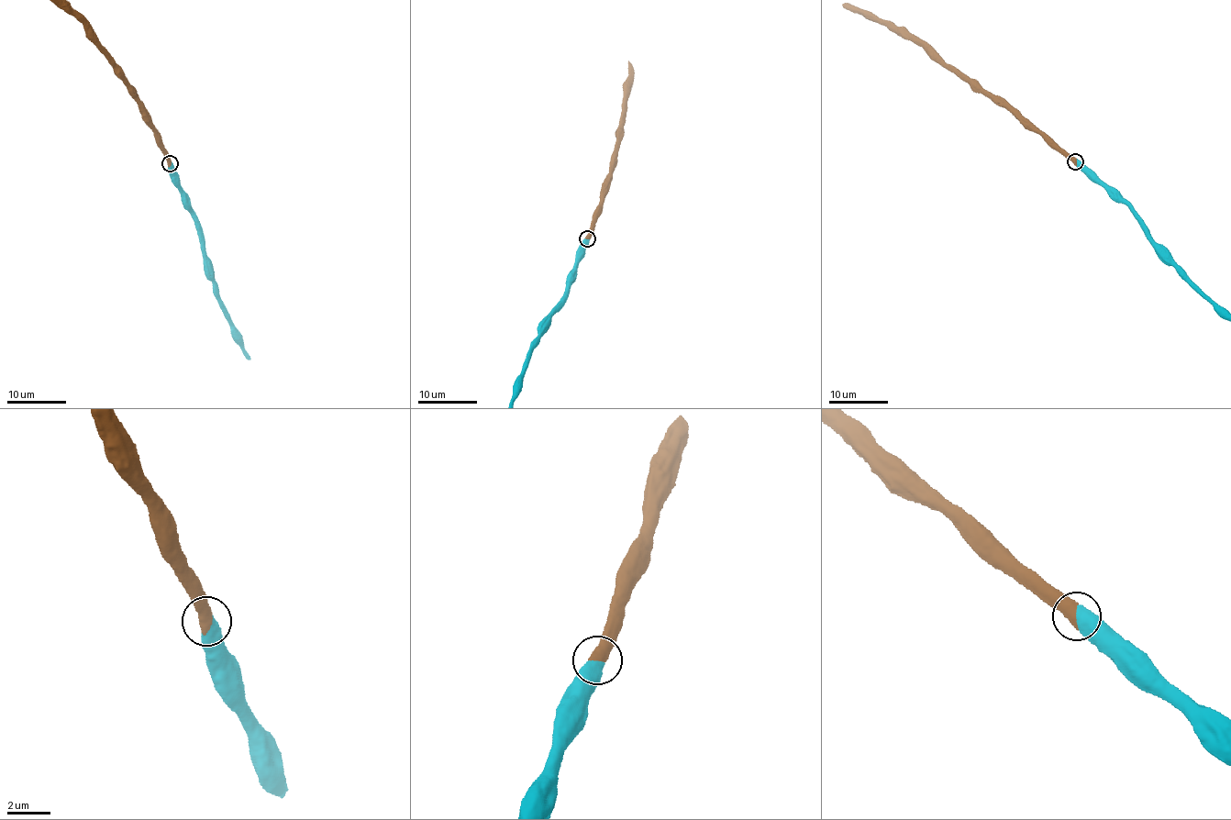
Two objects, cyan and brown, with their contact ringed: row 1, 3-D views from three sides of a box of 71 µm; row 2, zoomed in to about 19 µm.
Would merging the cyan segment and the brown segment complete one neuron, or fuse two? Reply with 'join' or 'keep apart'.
join

